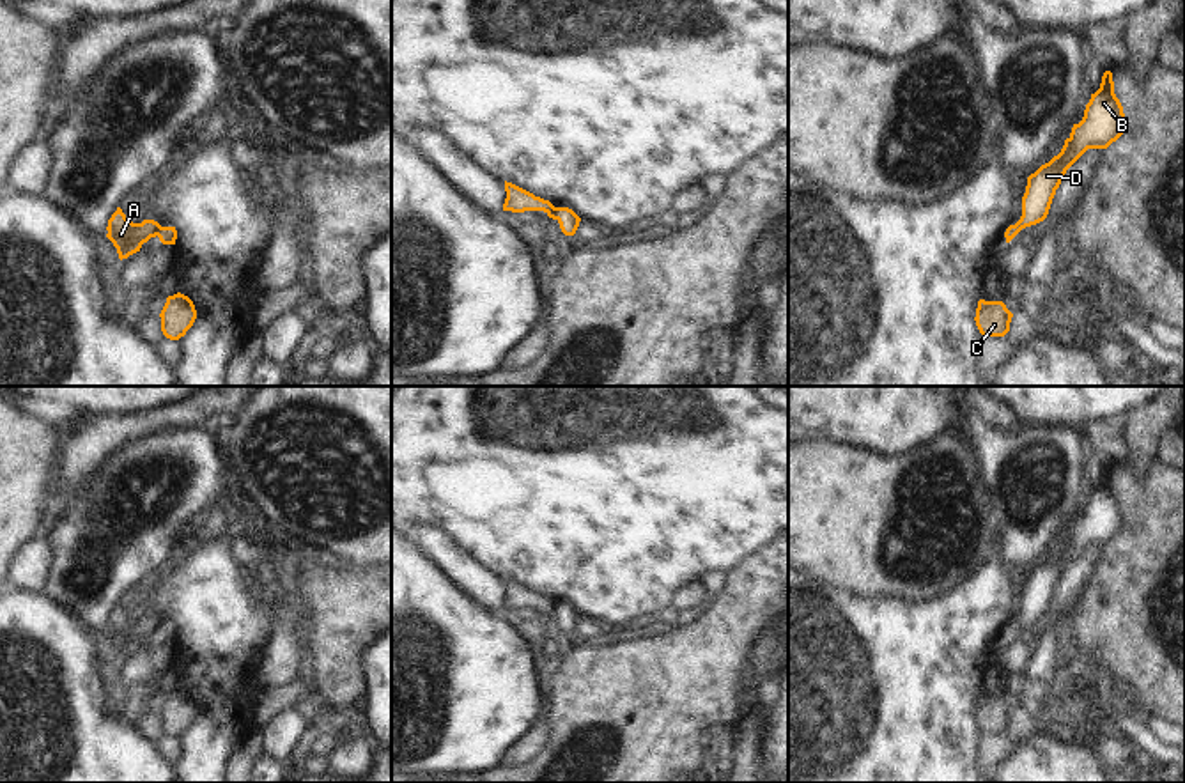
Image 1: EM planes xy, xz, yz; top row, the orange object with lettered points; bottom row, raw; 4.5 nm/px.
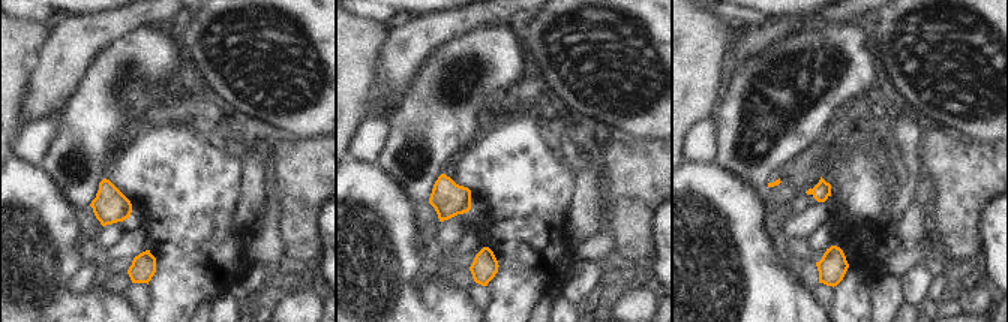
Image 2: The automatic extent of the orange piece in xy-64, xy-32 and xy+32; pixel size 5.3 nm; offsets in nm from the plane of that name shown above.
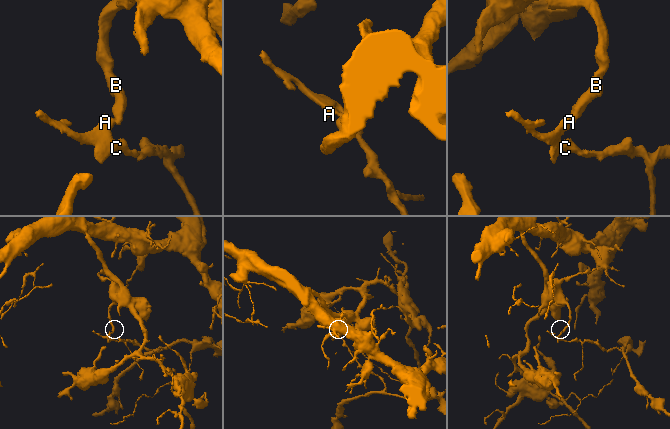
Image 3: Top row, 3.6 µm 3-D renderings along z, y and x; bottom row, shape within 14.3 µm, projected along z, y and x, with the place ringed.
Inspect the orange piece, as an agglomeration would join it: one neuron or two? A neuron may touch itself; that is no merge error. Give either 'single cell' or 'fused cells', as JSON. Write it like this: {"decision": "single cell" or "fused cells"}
{"decision": "fused cells"}

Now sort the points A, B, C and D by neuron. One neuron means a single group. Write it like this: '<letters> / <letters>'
A C / B D

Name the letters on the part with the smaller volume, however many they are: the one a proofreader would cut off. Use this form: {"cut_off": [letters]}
{"cut_off": ["A", "C"]}

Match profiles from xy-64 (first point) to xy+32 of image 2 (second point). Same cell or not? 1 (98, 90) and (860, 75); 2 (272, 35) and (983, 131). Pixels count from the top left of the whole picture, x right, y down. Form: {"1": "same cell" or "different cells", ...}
{"1": "same cell", "2": "same cell"}

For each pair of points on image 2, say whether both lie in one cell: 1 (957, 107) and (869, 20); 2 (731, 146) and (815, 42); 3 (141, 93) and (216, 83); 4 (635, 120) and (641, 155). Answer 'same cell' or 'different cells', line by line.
1: same cell
2: same cell
3: different cells
4: different cells

